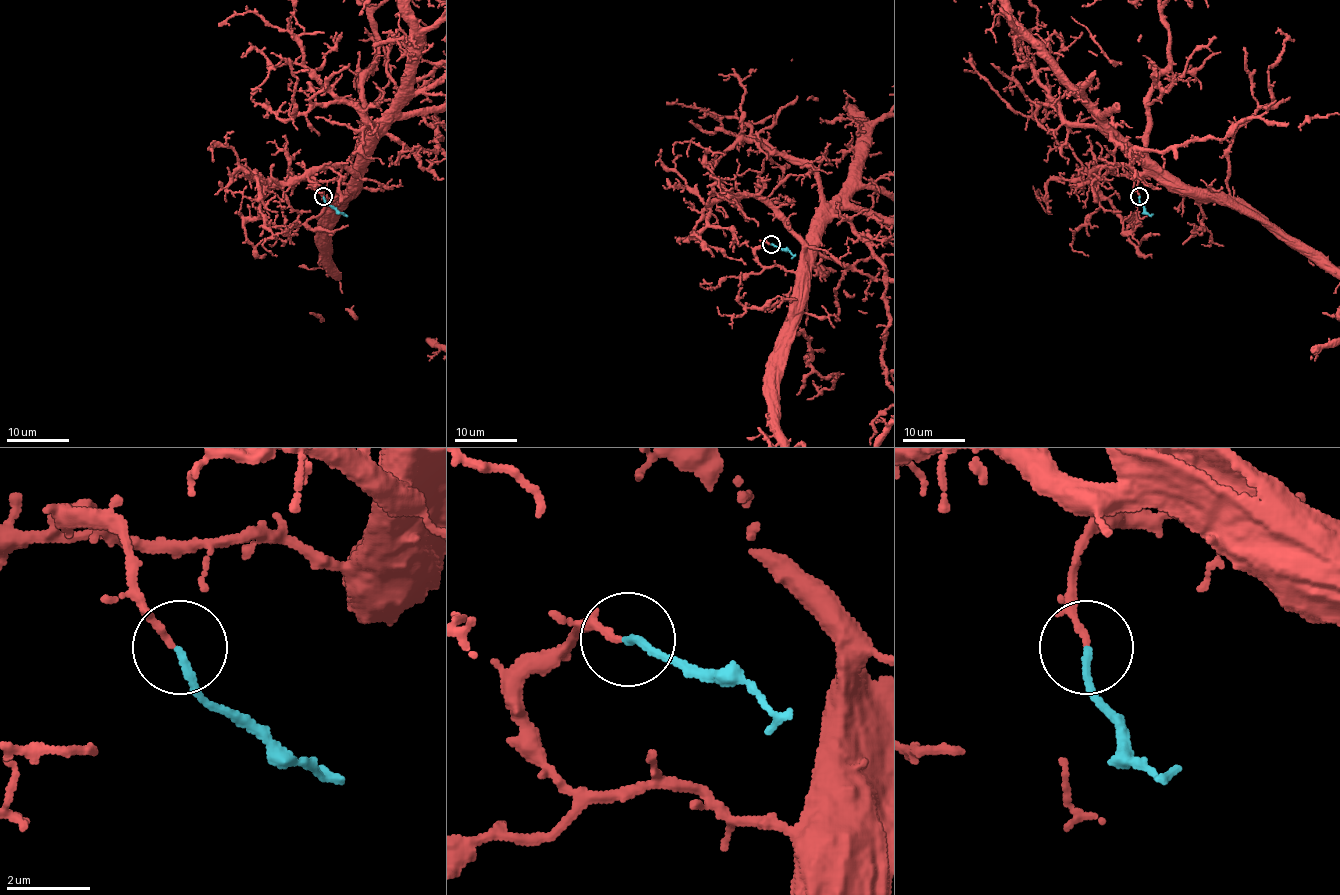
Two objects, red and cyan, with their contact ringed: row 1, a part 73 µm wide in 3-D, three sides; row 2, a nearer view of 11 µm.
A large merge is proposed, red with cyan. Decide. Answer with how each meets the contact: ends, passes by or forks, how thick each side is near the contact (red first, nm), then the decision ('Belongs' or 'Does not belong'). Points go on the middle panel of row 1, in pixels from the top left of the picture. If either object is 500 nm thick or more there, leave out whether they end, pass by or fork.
At the ring red ends. At the ring cyan ends. Thickness 150 nm (red) against 170 nm. Belongs

